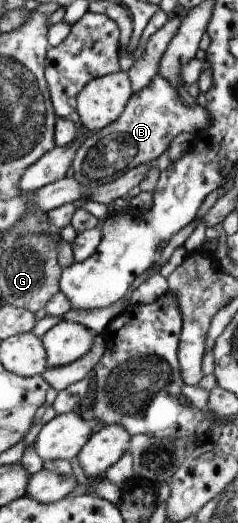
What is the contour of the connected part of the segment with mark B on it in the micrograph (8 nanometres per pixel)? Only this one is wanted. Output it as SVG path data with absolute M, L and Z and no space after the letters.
M157 74L141 91L131 93L115 121L90 135L79 146L70 165L71 177L85 187L112 182L132 167L157 159L168 149L169 142L178 133L185 132L197 136L201 129L209 125L209 110L198 104L194 107L186 105L177 95L176 89Z

